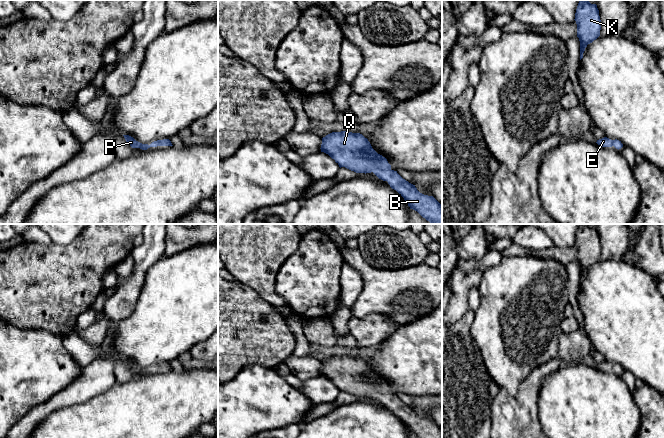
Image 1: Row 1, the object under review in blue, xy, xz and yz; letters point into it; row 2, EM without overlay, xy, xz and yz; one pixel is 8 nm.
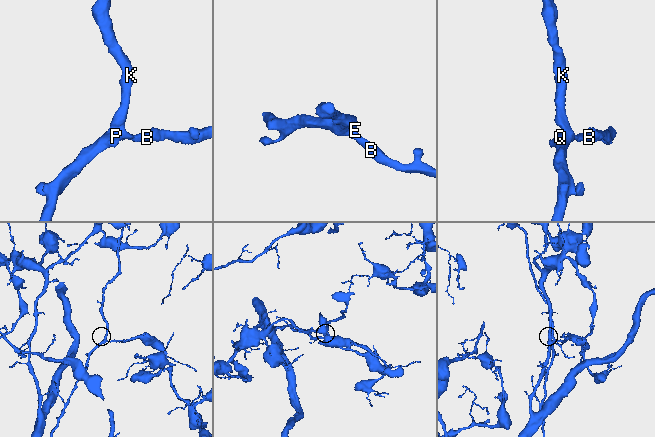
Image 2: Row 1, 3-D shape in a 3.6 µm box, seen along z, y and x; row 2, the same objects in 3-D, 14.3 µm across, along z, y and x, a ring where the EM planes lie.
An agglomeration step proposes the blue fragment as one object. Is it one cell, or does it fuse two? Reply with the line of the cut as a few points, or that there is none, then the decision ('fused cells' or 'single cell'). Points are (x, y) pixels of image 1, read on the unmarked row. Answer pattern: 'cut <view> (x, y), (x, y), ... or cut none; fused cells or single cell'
cut none; single cell

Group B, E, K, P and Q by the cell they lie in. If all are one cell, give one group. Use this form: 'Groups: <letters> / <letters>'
Groups: B E K P Q

